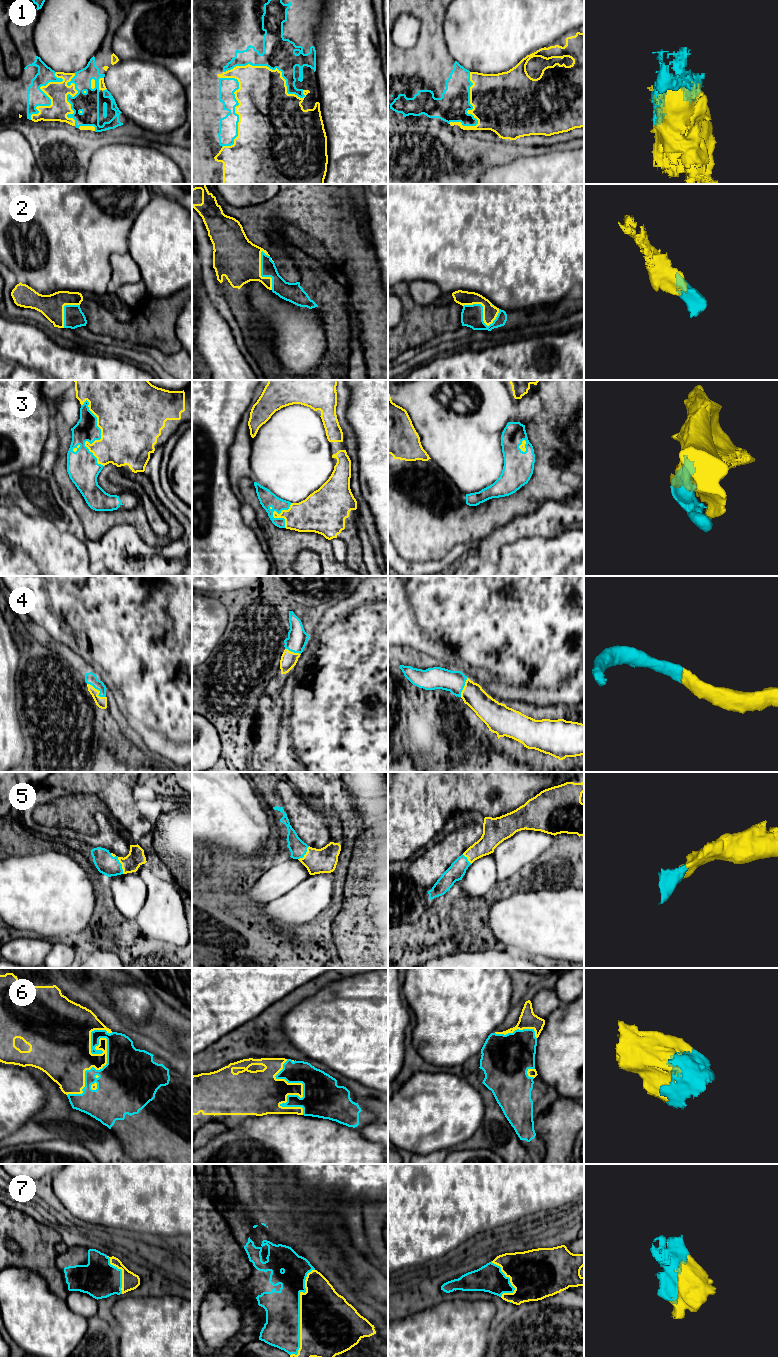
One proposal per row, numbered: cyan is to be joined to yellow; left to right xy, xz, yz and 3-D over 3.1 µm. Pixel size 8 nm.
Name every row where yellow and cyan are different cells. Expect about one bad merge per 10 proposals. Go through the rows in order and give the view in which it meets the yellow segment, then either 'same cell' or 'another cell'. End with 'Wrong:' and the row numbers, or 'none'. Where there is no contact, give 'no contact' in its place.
1: contact in xz; same cell
2: contact in yz; same cell
3: contact in xy; same cell
4: contact in xy; same cell
5: contact in xy; same cell
6: contact in xy; same cell
7: contact in xz; same cell
Wrong: none

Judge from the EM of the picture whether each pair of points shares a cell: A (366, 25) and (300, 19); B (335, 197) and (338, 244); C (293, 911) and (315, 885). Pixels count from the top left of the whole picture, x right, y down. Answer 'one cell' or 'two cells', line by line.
A: two cells
B: one cell
C: one cell

